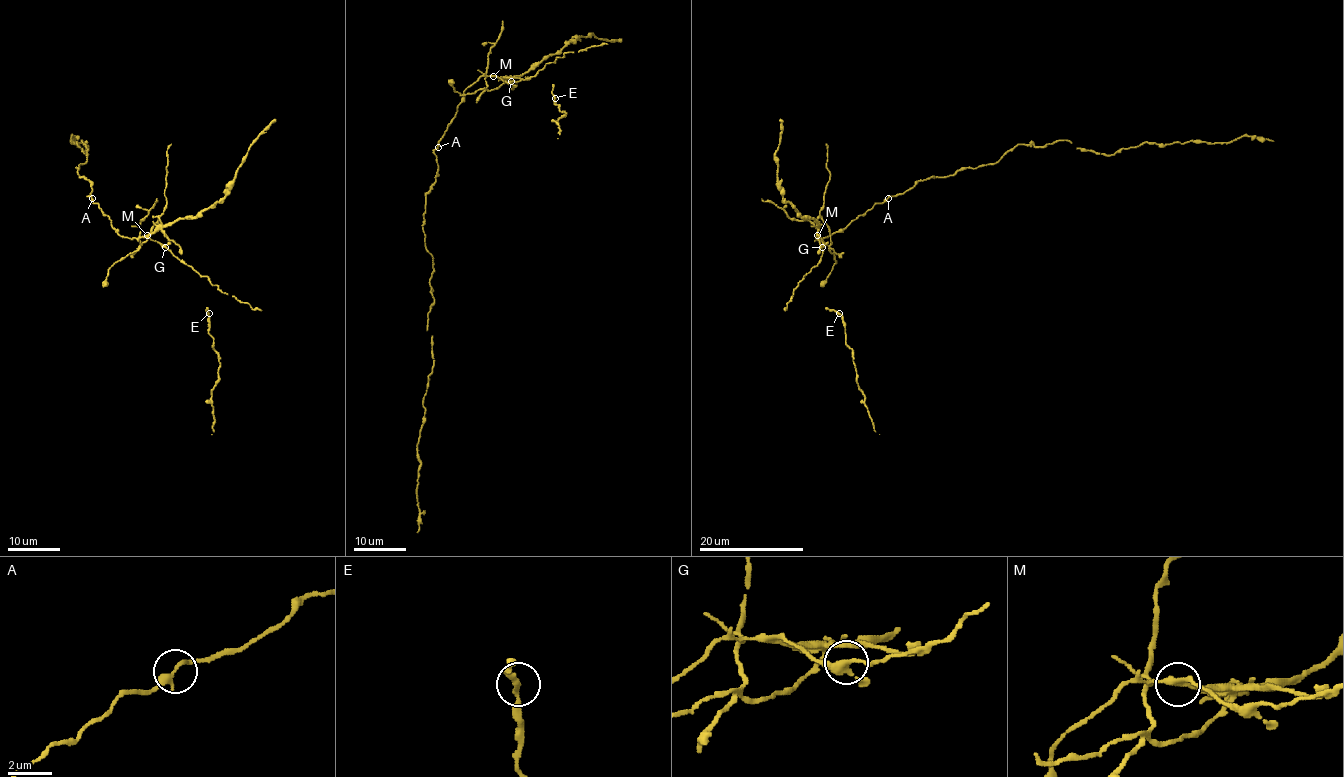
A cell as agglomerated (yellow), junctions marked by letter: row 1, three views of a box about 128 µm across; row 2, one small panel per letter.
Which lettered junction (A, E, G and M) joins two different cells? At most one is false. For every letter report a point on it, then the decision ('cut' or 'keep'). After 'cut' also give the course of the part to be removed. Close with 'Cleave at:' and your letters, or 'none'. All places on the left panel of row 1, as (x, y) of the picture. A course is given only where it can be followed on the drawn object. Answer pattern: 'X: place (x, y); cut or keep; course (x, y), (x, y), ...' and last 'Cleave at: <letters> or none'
A: place (92, 198); keep
E: place (209, 313); keep
G: place (165, 247); keep
M: place (147, 235); cut; course (147, 236), (180, 219), (195, 217), (224, 195), (224, 189), (235, 176), (250, 143), (275, 119)
Cleave at: M

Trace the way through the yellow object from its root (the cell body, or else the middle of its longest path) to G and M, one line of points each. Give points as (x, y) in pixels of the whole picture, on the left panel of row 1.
G: (92, 190), (88, 195), (121, 236), (149, 237), (165, 247)
M: (92, 190), (88, 195), (121, 236), (130, 238), (147, 236)

